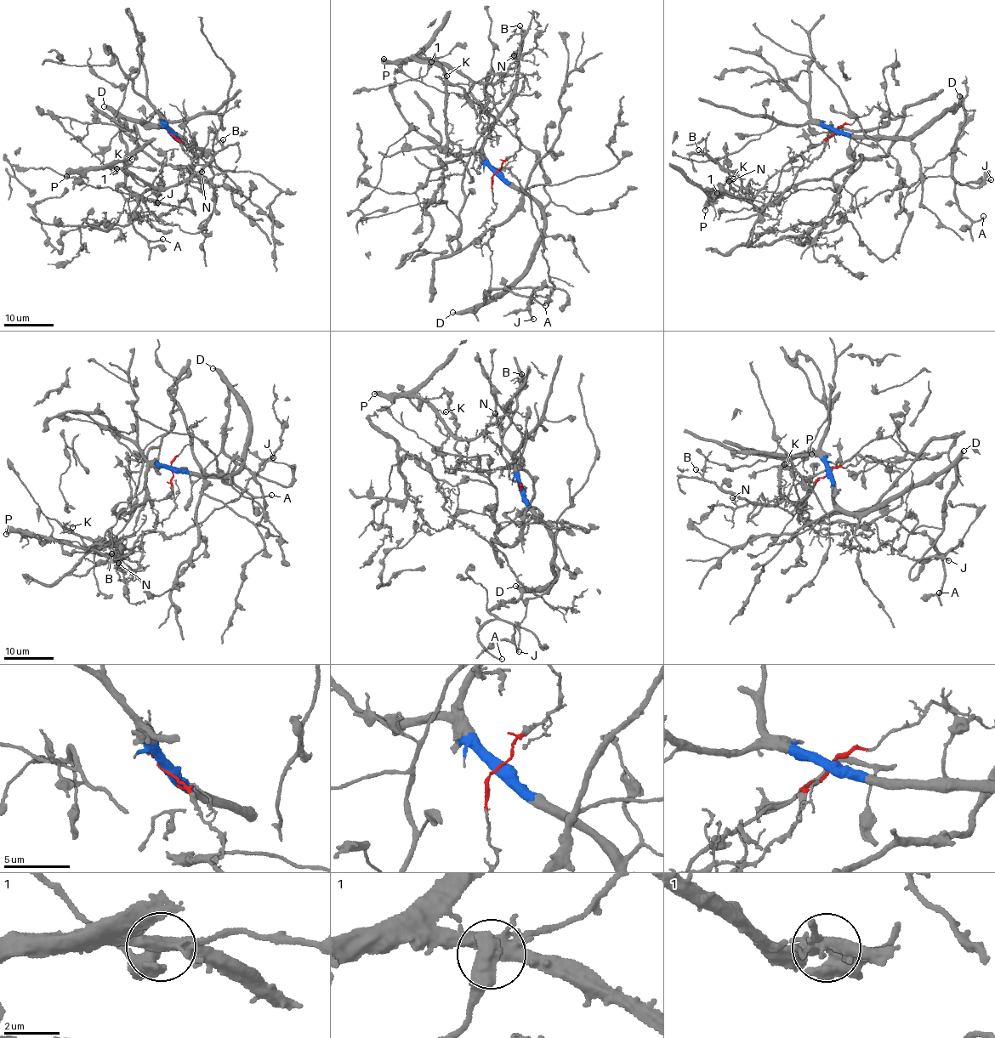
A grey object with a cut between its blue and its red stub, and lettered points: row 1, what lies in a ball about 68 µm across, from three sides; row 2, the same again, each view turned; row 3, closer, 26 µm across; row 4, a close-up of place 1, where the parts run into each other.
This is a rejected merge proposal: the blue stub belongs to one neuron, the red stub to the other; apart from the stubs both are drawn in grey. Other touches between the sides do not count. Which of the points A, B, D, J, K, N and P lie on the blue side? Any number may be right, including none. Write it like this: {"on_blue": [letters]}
{"on_blue": ["A", "D", "J"]}

